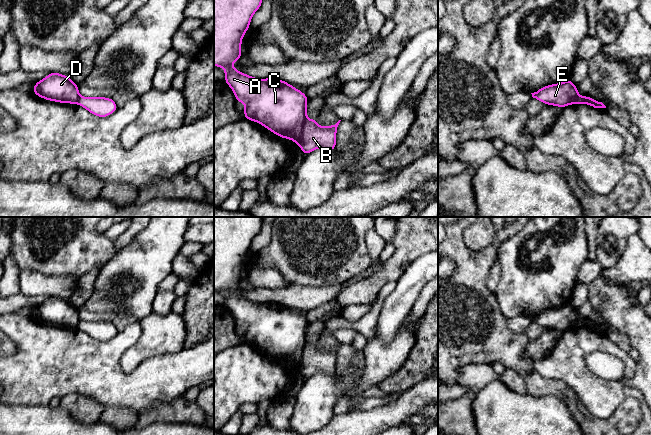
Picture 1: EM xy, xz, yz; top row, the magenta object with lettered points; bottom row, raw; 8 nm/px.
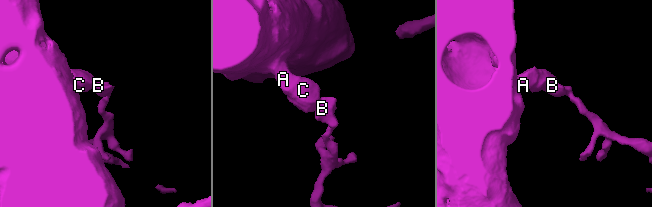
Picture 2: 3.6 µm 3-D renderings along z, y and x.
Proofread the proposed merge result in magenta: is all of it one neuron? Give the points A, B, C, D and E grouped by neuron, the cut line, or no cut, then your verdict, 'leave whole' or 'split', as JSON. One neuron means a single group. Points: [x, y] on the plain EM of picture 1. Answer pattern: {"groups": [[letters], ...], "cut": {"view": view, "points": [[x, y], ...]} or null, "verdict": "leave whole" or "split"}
{"groups": [["A", "C", "D", "E"], ["B"]], "cut": {"view": "xz", "points": [[306, 342], [297, 367]]}, "verdict": "split"}

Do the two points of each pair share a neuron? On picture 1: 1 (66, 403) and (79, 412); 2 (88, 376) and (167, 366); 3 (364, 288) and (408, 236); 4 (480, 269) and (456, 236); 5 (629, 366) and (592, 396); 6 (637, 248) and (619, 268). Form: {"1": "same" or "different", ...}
{"1": "same", "2": "same", "3": "same", "4": "same", "5": "same", "6": "same"}

